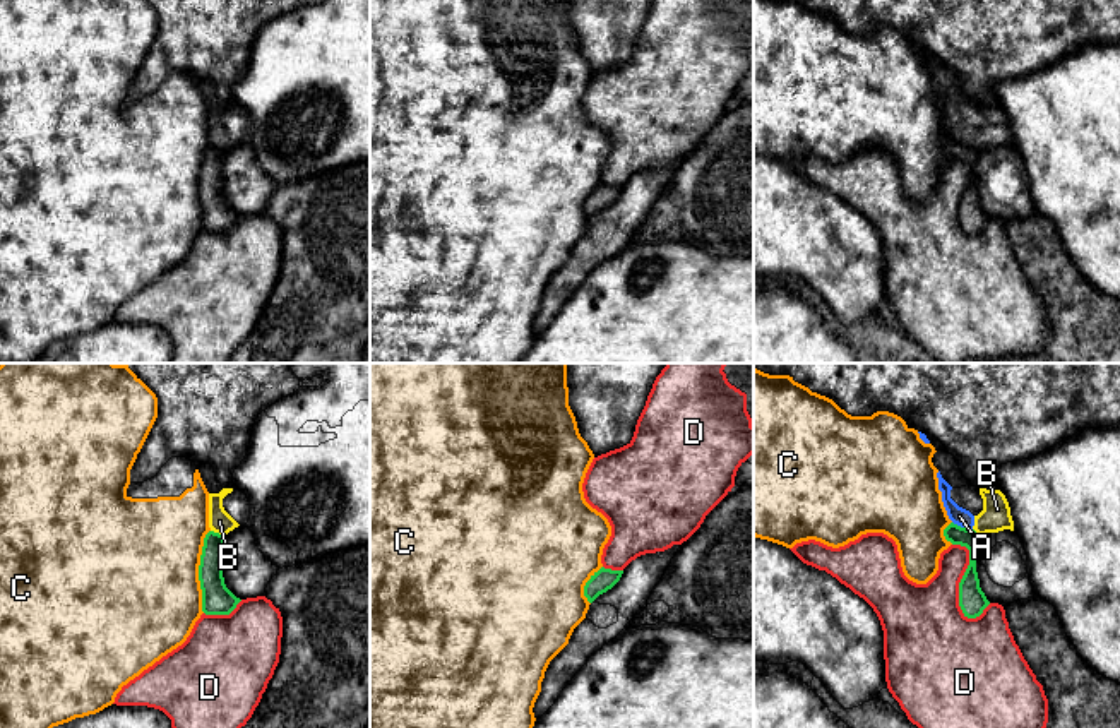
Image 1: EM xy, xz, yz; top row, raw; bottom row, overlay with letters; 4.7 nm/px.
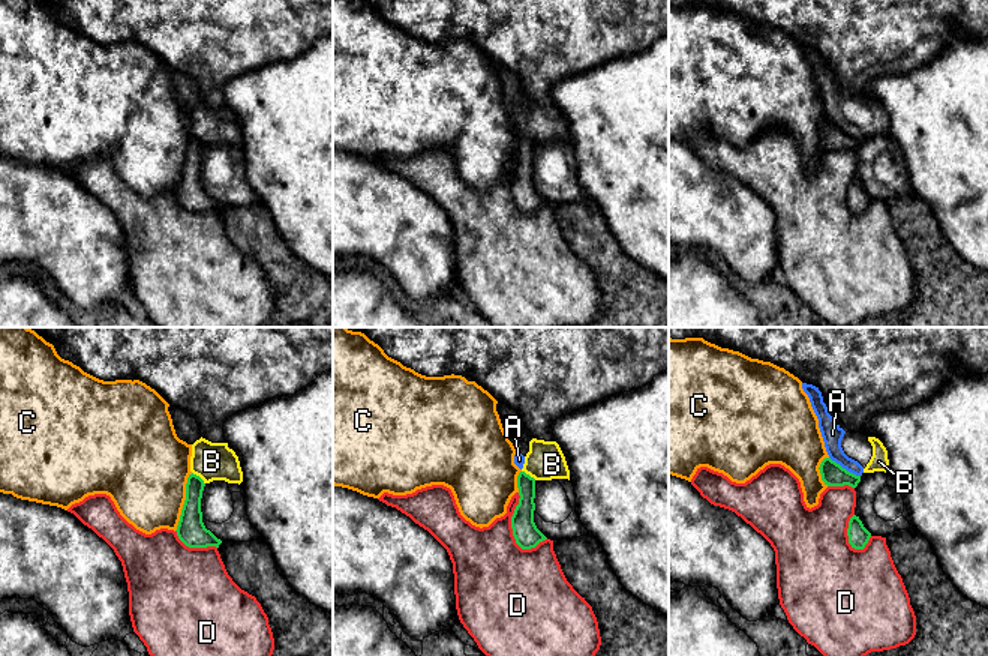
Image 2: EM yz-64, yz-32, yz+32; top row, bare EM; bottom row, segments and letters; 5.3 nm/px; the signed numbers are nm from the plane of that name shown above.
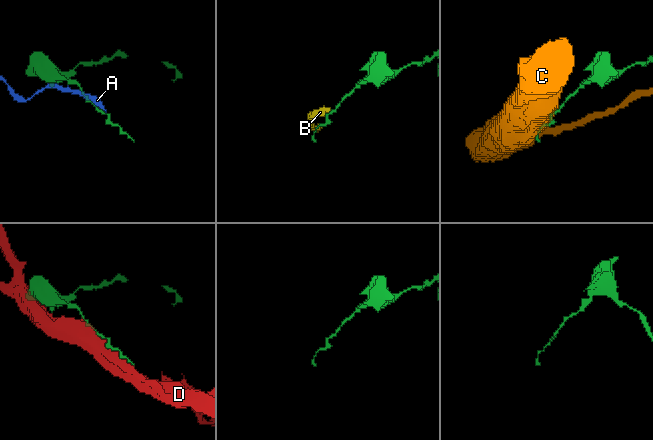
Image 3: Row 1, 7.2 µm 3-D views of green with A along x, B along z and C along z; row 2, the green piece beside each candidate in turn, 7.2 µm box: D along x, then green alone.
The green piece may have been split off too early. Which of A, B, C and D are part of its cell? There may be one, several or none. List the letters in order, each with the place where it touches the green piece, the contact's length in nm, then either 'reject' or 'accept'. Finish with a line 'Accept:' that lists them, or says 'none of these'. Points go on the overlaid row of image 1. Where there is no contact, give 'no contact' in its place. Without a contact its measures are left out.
A: yz (963, 528) | 100 nm | reject
B: xy (218, 533) | 80 nm | reject
C: xy (199, 571) | 400 nm | reject
D: yz (961, 579) | 380 nm | reject
Accept: none of these

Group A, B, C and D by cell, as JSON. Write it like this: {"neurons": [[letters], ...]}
{"neurons": [["A", "B"], ["C"], ["D"]]}

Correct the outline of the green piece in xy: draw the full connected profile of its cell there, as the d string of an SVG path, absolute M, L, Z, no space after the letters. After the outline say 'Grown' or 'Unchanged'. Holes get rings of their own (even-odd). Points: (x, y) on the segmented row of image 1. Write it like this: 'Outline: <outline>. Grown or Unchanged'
Outline: M209 531L204 538L199 581L202 589L202 612L206 615L229 615L241 601L224 584L223 545L226 534Z. Unchanged

